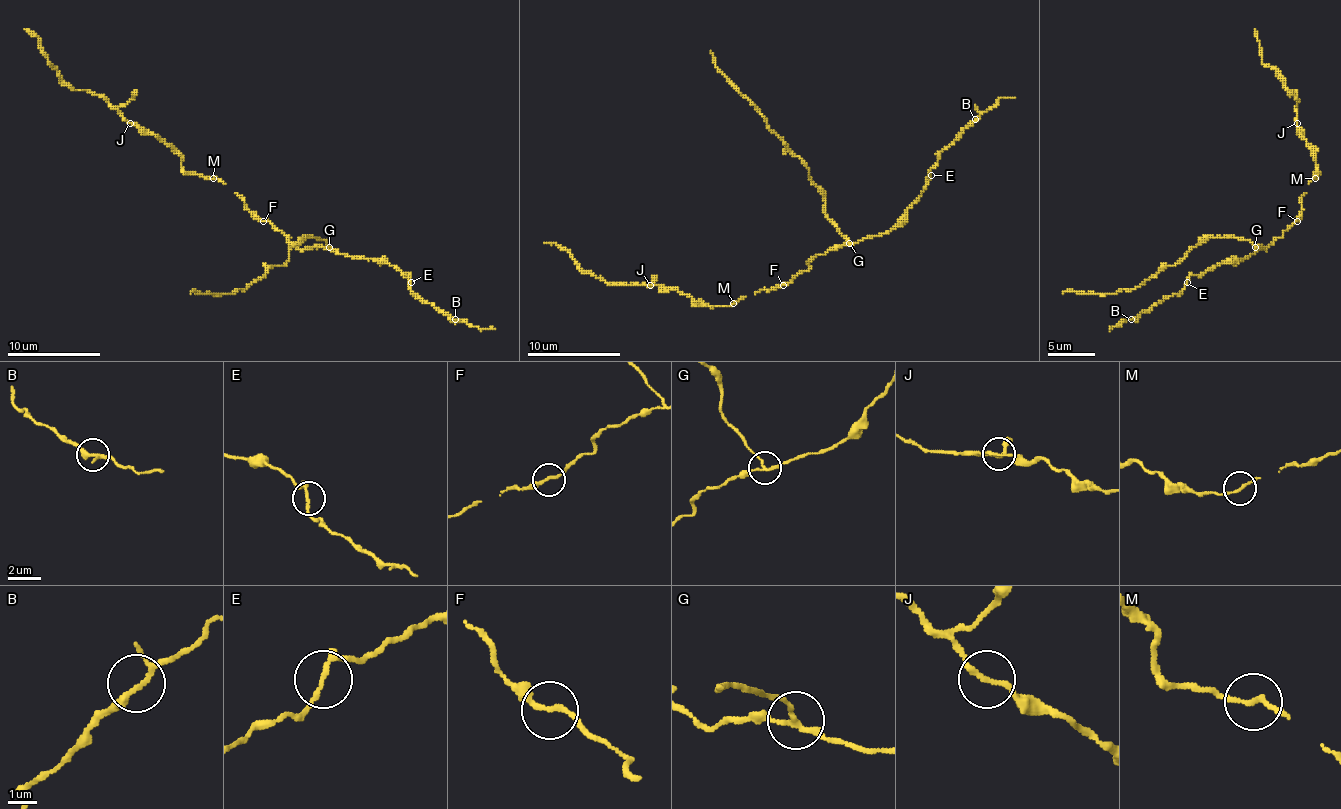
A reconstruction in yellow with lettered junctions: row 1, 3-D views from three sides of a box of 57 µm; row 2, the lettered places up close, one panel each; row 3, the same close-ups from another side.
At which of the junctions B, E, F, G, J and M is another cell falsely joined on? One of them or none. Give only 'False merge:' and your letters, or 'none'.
False merge: G

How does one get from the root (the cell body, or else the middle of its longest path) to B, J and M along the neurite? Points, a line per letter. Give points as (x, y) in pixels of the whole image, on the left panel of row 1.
B: (263, 221), (300, 249), (331, 247), (345, 256), (394, 266), (418, 296), (455, 319)
J: (263, 221), (226, 184), (188, 174), (169, 146), (130, 123)
M: (263, 221), (226, 184), (214, 179)

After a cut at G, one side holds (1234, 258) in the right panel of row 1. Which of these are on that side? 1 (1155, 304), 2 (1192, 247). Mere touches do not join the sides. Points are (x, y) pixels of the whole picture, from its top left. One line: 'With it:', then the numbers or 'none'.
With it: 1

